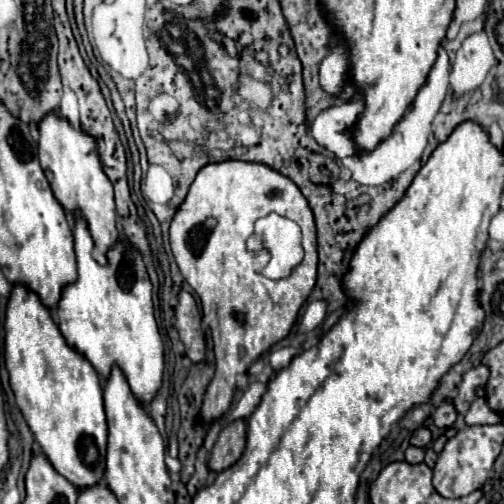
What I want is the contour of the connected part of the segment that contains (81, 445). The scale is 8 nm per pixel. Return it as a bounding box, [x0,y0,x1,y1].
[4,286,108,490]

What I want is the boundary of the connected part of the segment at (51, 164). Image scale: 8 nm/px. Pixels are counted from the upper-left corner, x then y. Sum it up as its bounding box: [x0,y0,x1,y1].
[38,114,118,266]

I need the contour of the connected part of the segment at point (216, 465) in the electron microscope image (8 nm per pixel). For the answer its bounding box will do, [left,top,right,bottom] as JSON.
[208,420,246,474]

